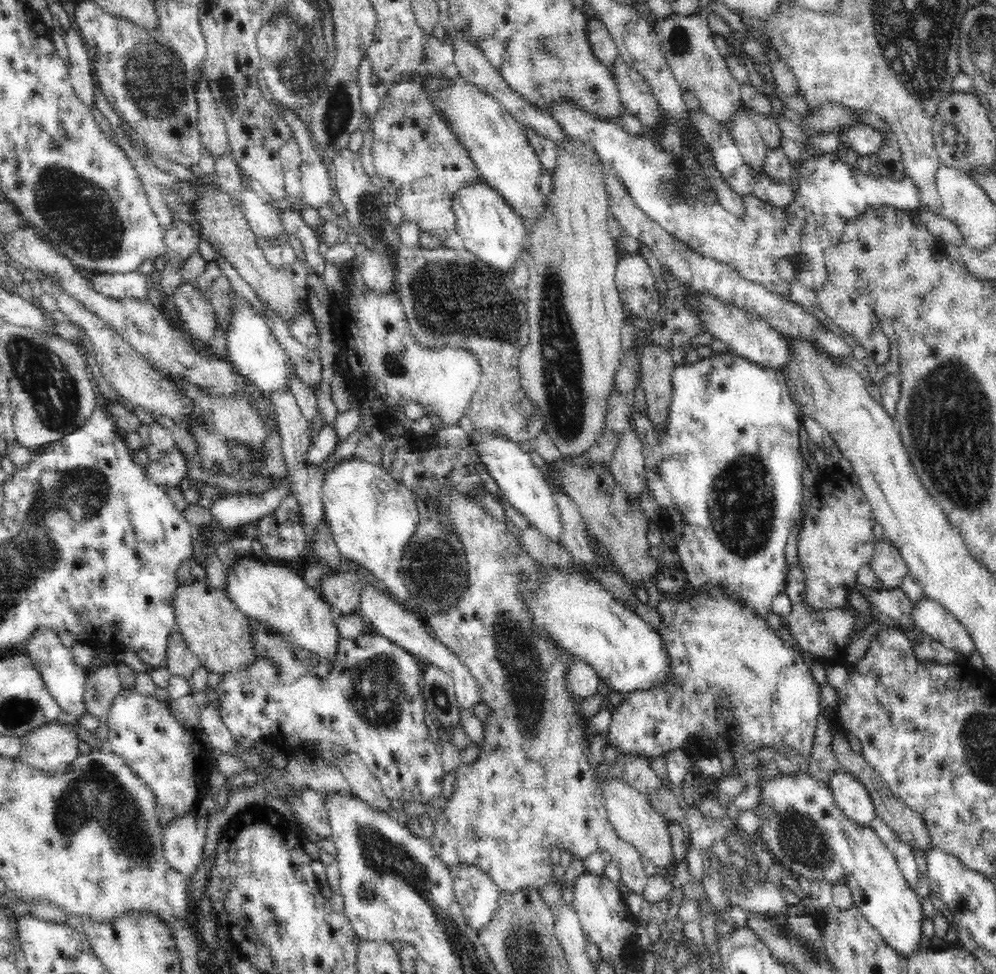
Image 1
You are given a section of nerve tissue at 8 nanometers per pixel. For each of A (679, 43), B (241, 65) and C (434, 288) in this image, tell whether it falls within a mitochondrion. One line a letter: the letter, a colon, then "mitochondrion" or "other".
A: mitochondrion
B: other
C: mitochondrion

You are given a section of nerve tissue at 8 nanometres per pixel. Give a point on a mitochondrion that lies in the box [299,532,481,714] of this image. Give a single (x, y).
(442, 588)

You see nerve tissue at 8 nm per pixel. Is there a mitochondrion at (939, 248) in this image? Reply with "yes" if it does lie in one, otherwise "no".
no

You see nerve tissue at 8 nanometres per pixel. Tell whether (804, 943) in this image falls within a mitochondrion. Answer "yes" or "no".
yes

